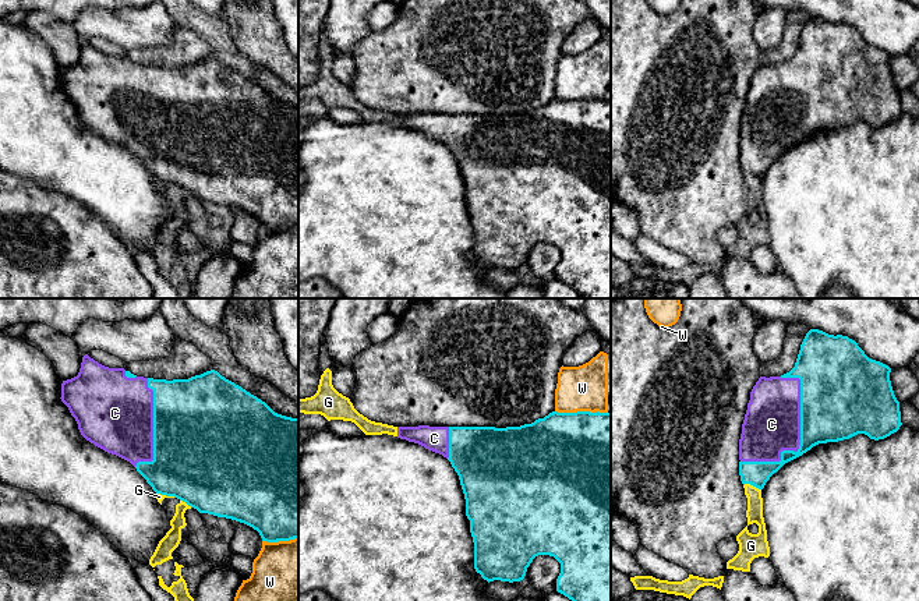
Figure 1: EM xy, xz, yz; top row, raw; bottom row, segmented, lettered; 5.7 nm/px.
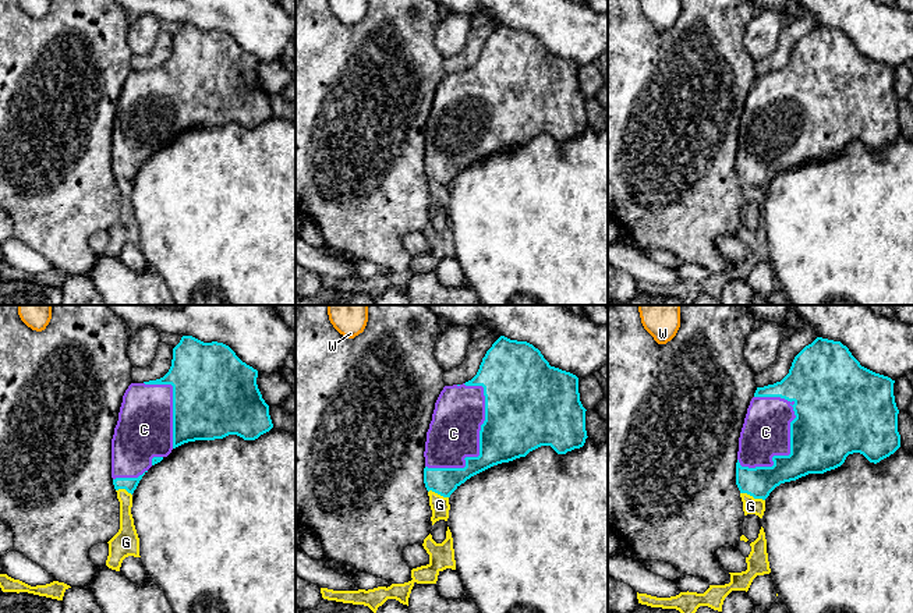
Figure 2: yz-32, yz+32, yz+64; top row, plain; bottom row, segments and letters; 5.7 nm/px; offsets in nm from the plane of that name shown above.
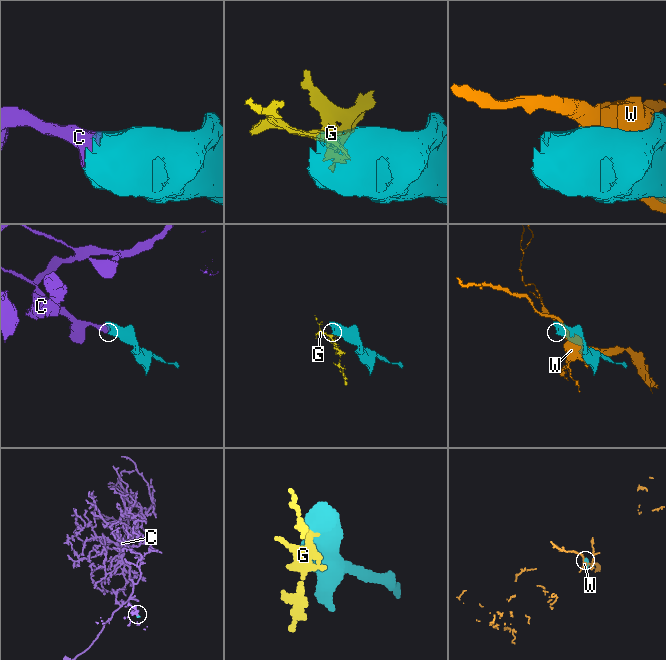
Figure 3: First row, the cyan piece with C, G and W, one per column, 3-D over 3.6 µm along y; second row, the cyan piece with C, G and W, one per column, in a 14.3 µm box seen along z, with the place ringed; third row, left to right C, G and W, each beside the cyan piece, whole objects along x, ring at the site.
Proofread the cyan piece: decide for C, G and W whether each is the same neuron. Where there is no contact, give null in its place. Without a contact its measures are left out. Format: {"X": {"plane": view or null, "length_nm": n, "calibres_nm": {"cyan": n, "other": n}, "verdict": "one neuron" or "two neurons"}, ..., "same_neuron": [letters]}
{"C": {"plane": "yz", "length_nm": 600, "calibres_nm": {"cyan": 340, "other": 320}, "verdict": "one neuron"}, "G": {"plane": "yz", "length_nm": 110, "calibres_nm": {"cyan": 140, "other": 100}, "verdict": "two neurons"}, "W": {"plane": "xz", "length_nm": 300, "calibres_nm": {"cyan": 500, "other": 260}, "verdict": "two neurons"}, "same_neuron": ["C"]}

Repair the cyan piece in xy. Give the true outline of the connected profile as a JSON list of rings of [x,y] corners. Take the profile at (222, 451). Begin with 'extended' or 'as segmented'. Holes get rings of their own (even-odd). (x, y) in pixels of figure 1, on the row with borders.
extended; [[[85,354],[78,375],[63,381],[60,399],[68,407],[71,416],[78,424],[81,435],[86,441],[107,453],[130,462],[156,494],[174,496],[197,509],[199,513],[208,513],[244,523],[257,530],[262,541],[266,542],[298,538],[298,418],[275,413],[265,402],[226,379],[218,371],[211,370],[188,379],[153,379],[137,376],[124,368],[105,367]]]

